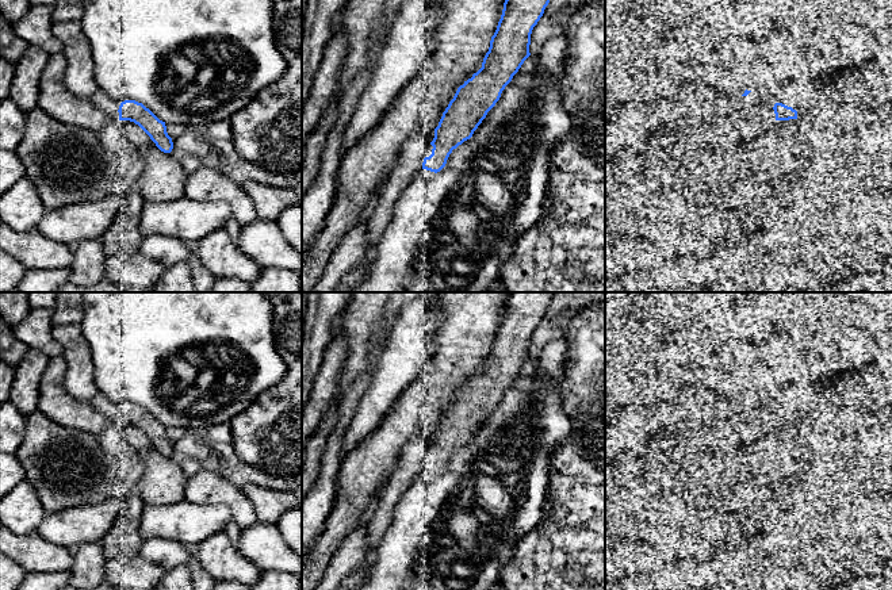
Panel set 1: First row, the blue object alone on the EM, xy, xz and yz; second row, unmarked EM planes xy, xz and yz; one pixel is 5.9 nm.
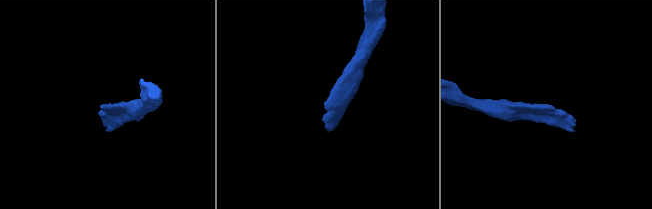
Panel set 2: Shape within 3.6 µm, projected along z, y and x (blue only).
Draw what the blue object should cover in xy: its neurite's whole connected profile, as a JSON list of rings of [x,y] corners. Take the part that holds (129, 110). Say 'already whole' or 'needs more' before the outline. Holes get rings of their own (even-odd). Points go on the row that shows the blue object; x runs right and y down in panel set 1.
needs more; [[[99,88],[89,100],[95,107],[111,116],[119,120],[130,120],[138,124],[161,152],[172,152],[173,142],[166,133],[165,122],[160,120],[142,103],[135,100],[120,101],[102,88]]]

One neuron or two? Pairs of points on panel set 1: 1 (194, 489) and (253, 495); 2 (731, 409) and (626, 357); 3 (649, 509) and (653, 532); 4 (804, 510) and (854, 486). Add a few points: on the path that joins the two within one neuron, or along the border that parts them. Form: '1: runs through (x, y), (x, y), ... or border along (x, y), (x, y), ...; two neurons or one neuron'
1: border along (240, 489), (249, 501), (257, 520); two neurons
2: runs through (704, 405), (650, 384); one neuron
3: border along (623, 509), (681, 533); two neurons
4: border along (826, 495), (811, 497); two neurons

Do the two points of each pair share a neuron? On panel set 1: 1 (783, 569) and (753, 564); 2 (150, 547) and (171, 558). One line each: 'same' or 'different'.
1: different
2: same

